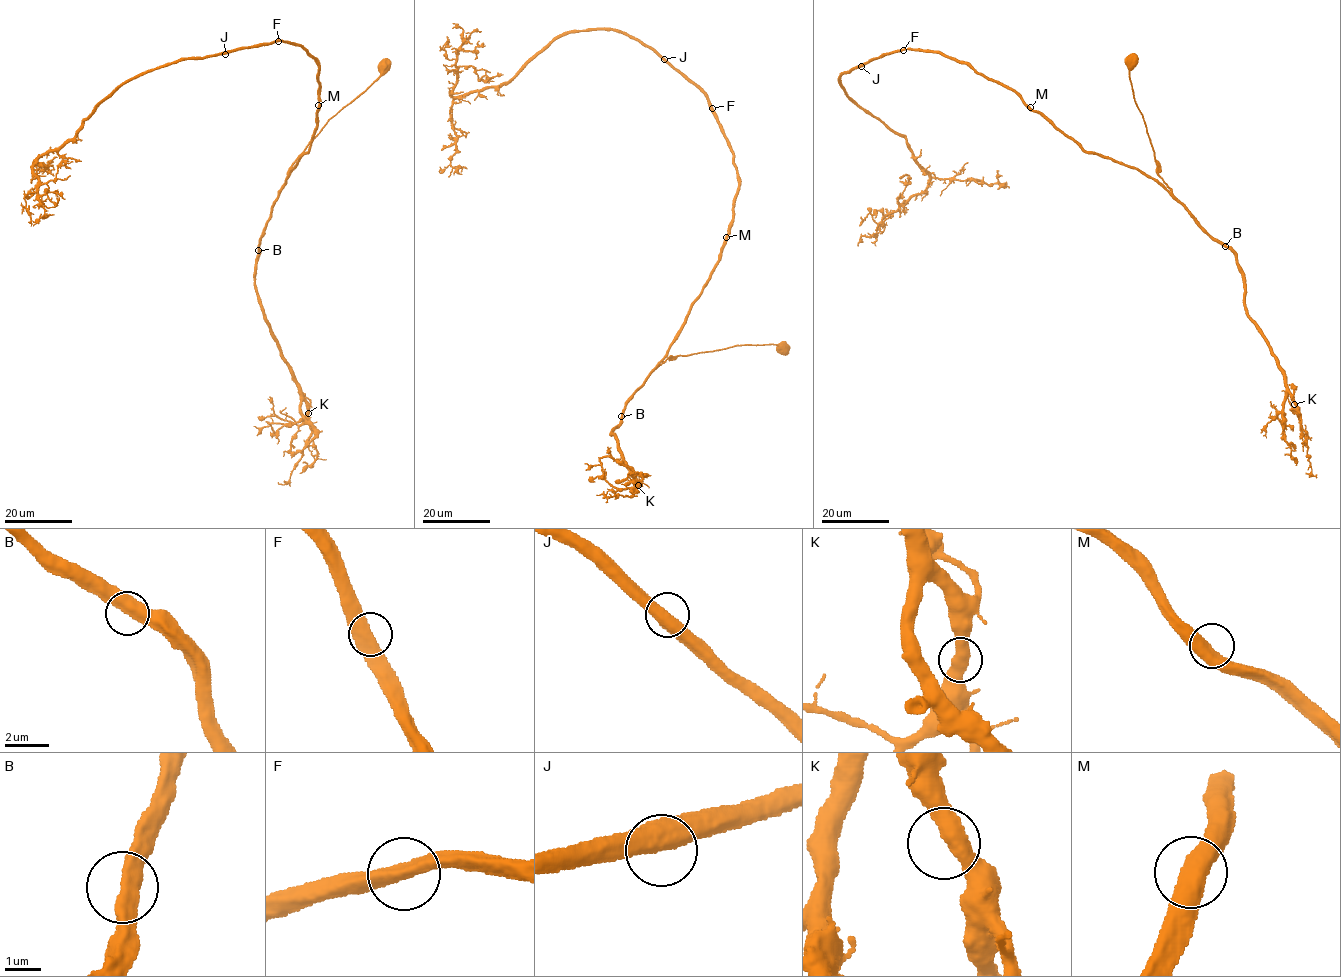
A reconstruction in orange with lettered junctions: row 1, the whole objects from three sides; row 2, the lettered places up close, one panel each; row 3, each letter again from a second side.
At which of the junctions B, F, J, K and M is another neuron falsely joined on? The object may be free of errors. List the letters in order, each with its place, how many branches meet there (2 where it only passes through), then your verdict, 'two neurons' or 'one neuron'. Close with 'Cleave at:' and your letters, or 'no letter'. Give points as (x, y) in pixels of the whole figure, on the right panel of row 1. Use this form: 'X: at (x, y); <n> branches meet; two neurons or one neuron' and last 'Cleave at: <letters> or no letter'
B: at (1225, 246); 2 branches meet; one neuron
F: at (903, 50); 2 branches meet; one neuron
J: at (861, 66); 2 branches meet; one neuron
K: at (1294, 404); 2 branches meet; one neuron
M: at (1030, 107); 2 branches meet; one neuron
Cleave at: no letter

